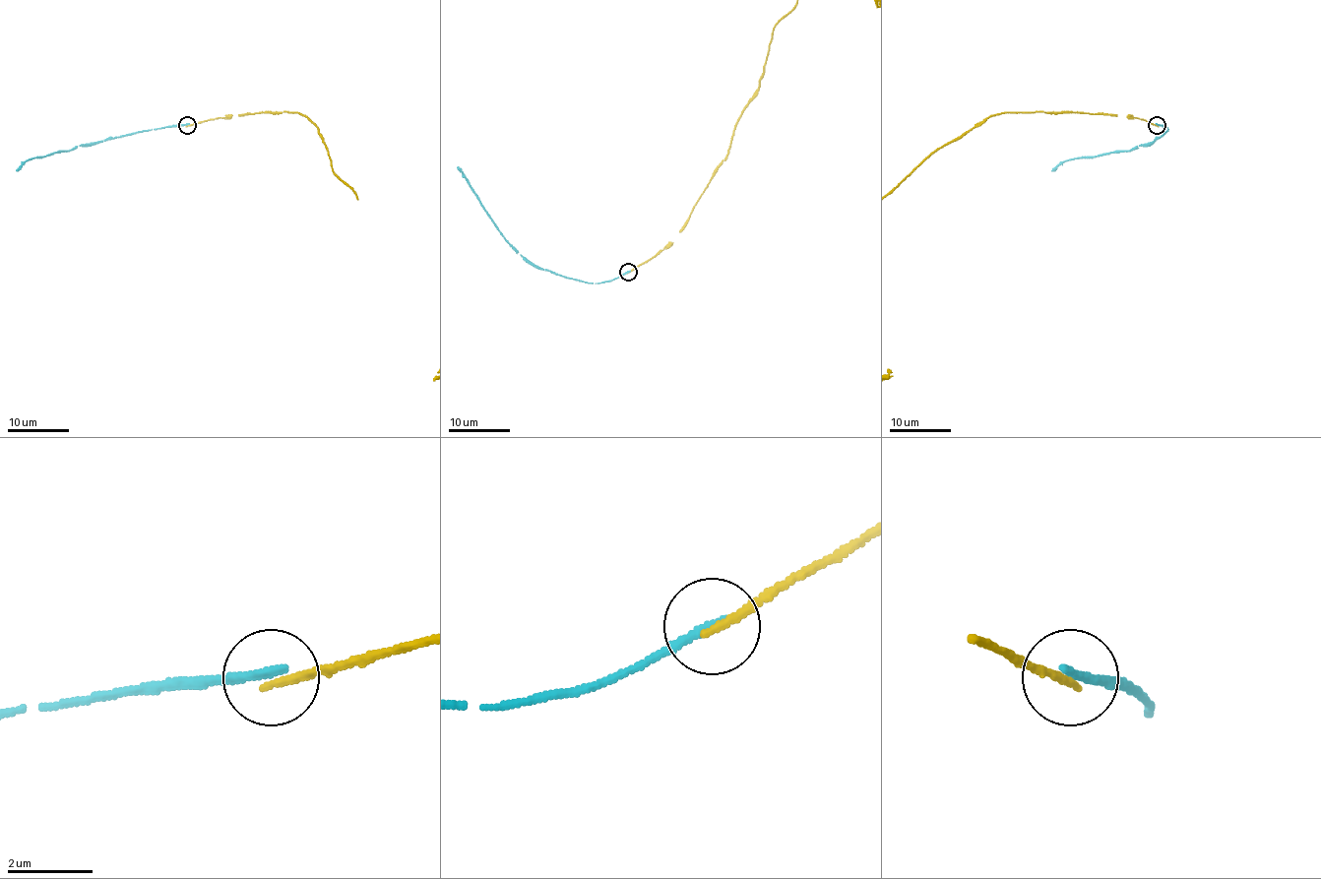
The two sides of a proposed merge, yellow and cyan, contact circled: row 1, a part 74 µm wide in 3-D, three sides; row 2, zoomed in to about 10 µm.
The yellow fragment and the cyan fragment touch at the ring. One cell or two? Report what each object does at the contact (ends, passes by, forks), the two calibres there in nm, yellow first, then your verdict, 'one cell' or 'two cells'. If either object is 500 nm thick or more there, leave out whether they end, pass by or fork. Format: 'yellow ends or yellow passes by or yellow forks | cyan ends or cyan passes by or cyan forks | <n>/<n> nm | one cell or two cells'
yellow ends | cyan ends | 200/200 nm | two cells

